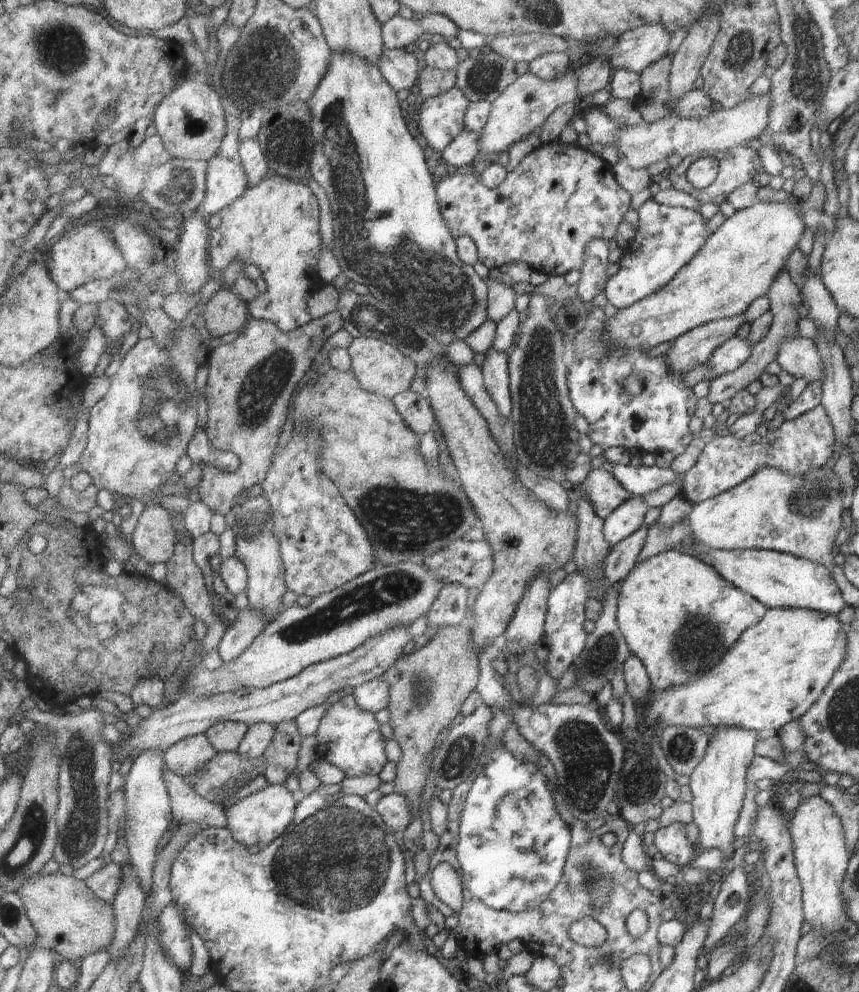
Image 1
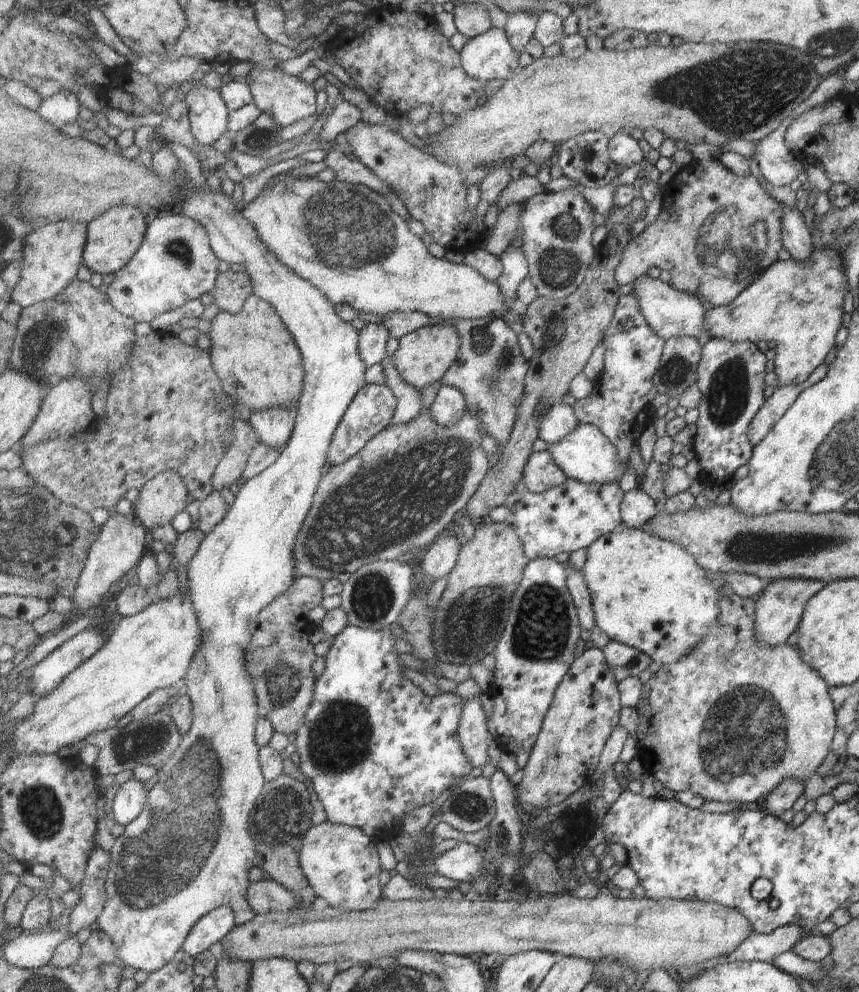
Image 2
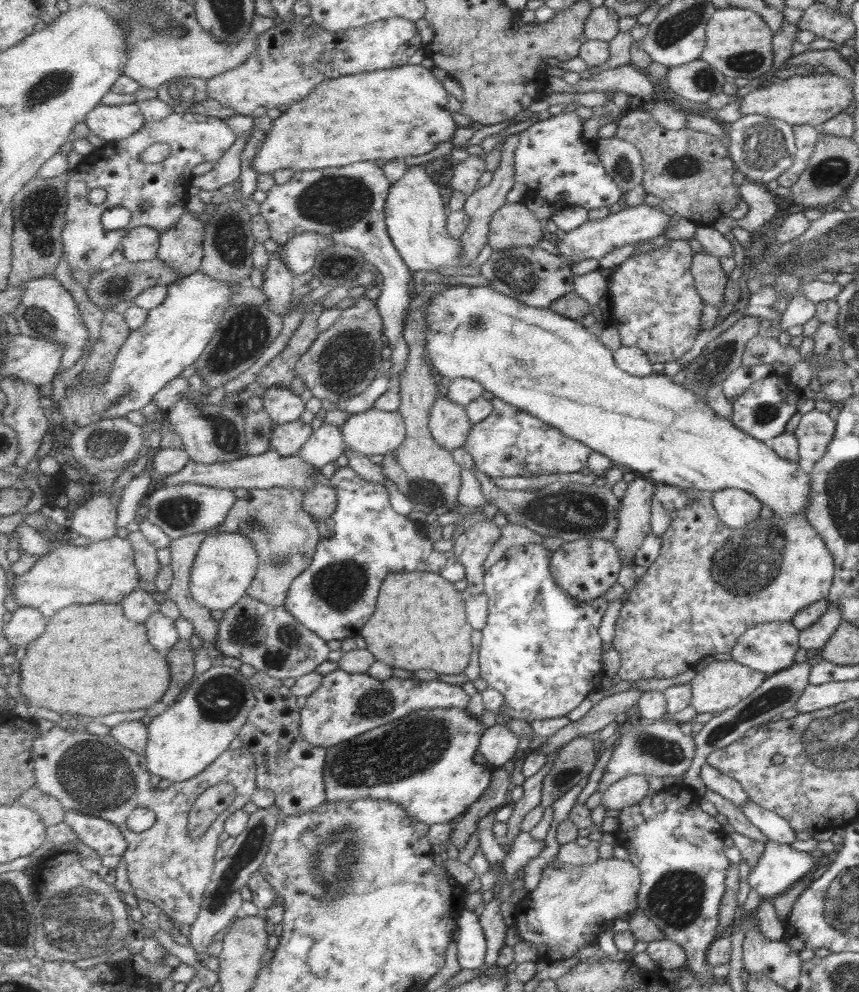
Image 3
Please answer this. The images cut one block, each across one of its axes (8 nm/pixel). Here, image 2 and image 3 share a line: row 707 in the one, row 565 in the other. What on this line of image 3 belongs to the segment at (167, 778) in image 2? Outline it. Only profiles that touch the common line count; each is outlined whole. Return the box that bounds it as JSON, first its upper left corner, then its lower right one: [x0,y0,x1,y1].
[190,531,260,610]

